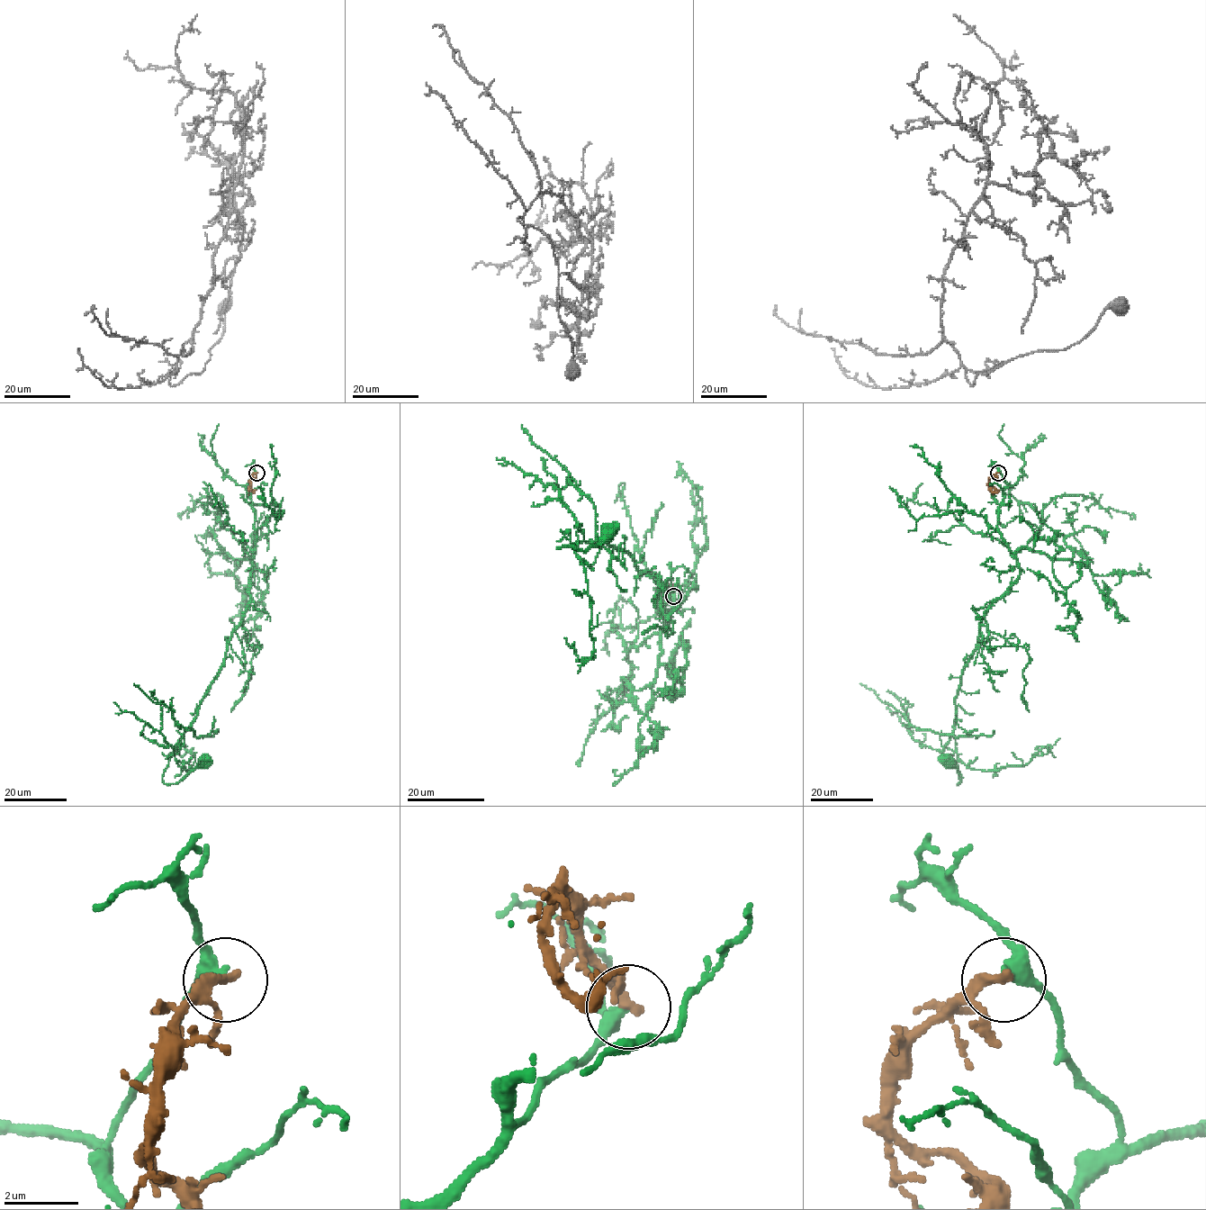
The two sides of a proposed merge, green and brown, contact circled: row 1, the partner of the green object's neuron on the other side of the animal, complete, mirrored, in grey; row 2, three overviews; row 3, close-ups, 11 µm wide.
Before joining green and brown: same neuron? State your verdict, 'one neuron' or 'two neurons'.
two neurons

